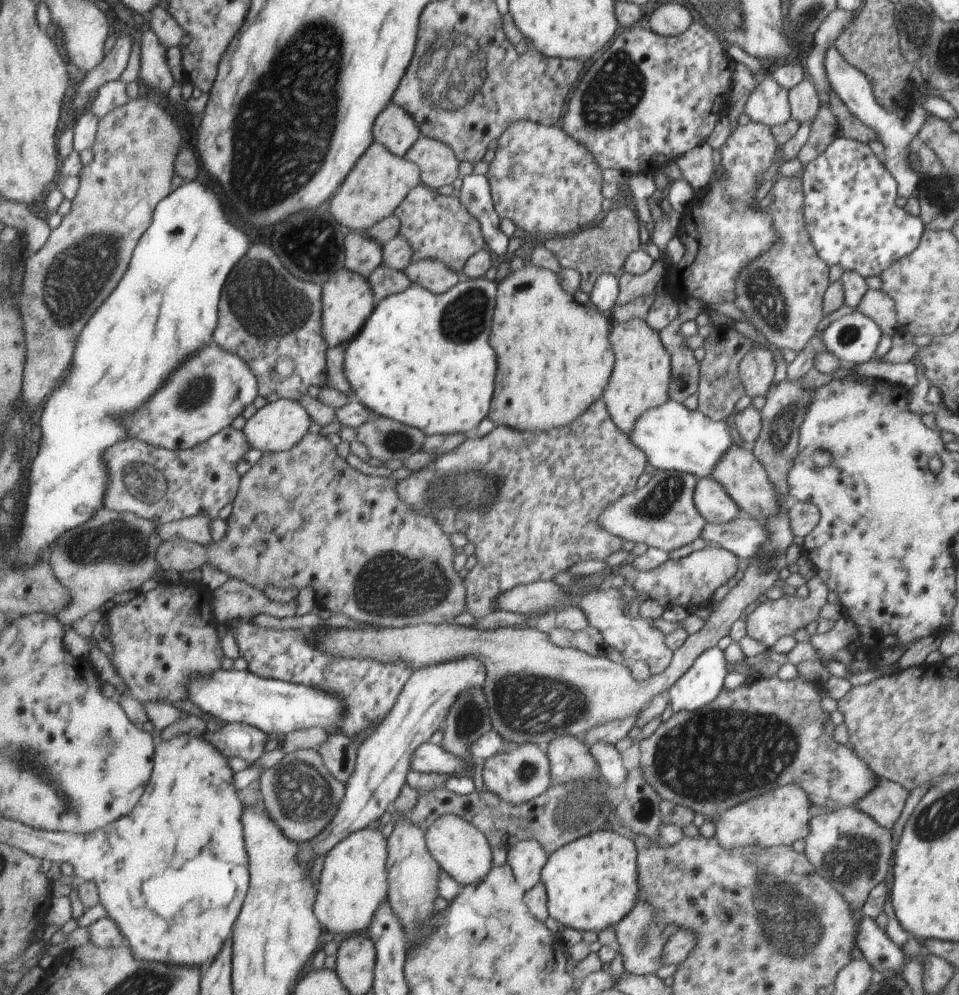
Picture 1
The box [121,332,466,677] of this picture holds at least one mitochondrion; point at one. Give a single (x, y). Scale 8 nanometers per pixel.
(388, 586)

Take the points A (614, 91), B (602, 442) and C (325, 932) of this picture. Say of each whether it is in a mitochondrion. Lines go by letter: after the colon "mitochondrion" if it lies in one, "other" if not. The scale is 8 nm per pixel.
A: mitochondrion
B: other
C: other

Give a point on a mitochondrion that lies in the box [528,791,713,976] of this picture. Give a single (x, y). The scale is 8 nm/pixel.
(646, 935)

